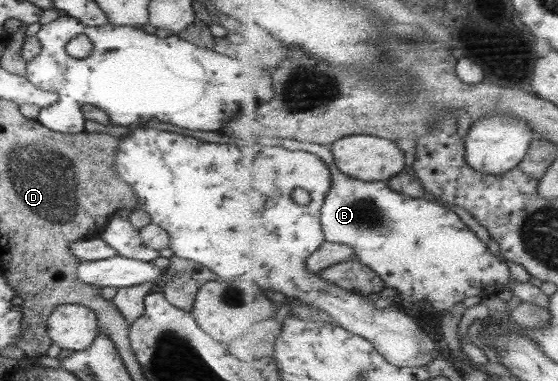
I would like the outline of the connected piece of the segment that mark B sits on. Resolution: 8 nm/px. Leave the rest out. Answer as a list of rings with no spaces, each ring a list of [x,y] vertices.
[[[282,138],[275,143],[291,151],[308,151],[309,153],[318,155],[323,161],[326,162],[327,167],[329,167],[331,170],[333,183],[333,186],[331,186],[331,189],[328,191],[326,202],[322,207],[322,224],[324,234],[326,235],[326,241],[343,243],[345,245],[354,247],[357,259],[361,263],[368,265],[373,271],[376,271],[379,274],[379,277],[383,278],[386,287],[395,289],[397,293],[401,295],[403,299],[403,307],[405,307],[407,311],[411,311],[411,315],[421,317],[421,315],[433,313],[433,309],[437,309],[437,311],[445,311],[445,309],[453,307],[455,303],[461,303],[463,299],[467,299],[467,297],[475,297],[475,295],[480,298],[488,298],[491,295],[495,295],[497,284],[509,287],[511,273],[509,273],[509,267],[507,267],[505,264],[505,260],[502,260],[499,256],[491,254],[487,249],[487,244],[484,241],[481,241],[479,236],[475,234],[474,231],[460,217],[457,217],[458,213],[454,213],[451,211],[451,209],[447,209],[447,205],[444,205],[443,207],[441,207],[441,205],[437,205],[437,200],[432,197],[415,198],[409,195],[403,195],[402,192],[397,192],[394,190],[394,188],[391,188],[390,184],[385,181],[368,182],[363,181],[362,179],[357,179],[354,176],[347,175],[337,167],[334,153],[330,150],[329,146],[289,138]]]

